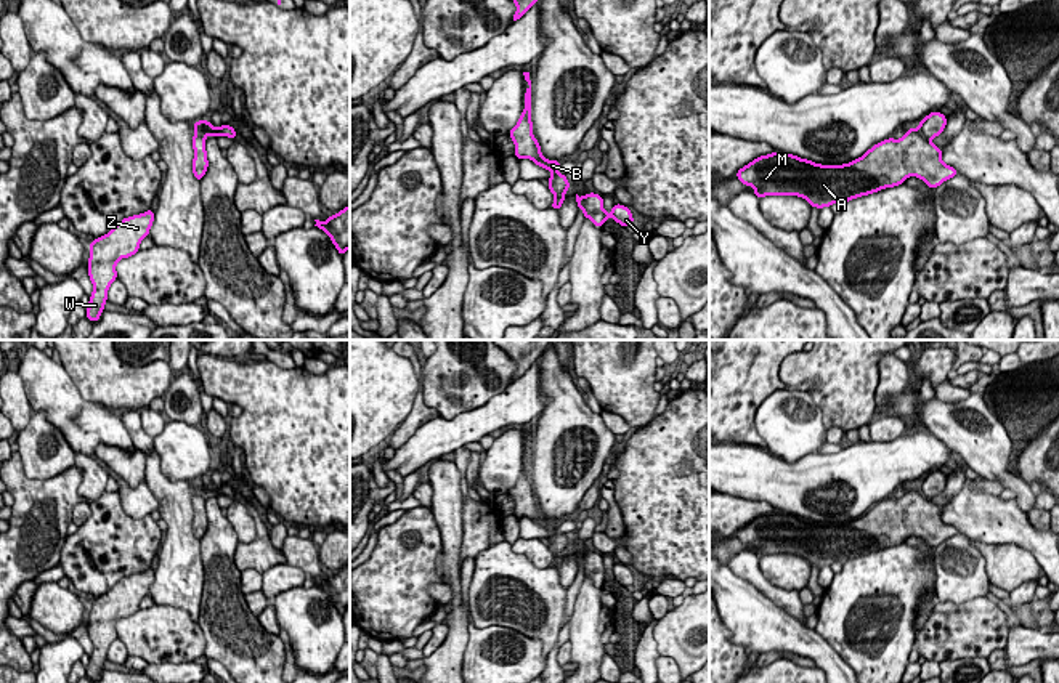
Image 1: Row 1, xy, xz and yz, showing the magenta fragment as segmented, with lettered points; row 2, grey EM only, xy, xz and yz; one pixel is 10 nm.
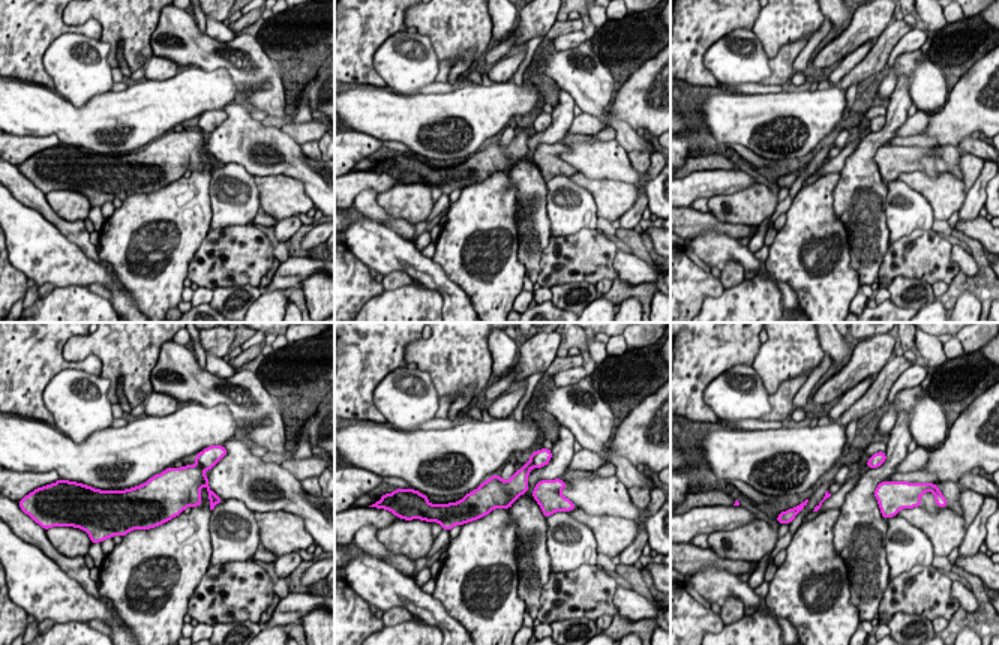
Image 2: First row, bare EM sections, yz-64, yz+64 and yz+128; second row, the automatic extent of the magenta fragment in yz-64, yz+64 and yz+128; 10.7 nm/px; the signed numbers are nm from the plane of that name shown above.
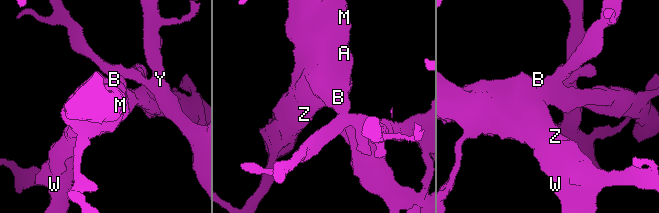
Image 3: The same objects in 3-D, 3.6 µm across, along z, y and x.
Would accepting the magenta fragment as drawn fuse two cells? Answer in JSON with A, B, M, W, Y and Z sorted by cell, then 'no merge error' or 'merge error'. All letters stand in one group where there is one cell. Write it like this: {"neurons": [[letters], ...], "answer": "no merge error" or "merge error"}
{"neurons": [["A", "B", "M", "W", "Z"], ["Y"]], "answer": "merge error"}

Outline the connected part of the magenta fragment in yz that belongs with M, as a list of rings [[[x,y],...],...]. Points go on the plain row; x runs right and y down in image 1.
[[[908,487],[900,499],[884,499],[862,516],[842,524],[822,524],[781,510],[756,516],[736,532],[757,558],[797,555],[822,569],[834,561],[900,545],[908,535],[921,537],[935,548],[960,531],[942,521],[942,508],[918,487]]]

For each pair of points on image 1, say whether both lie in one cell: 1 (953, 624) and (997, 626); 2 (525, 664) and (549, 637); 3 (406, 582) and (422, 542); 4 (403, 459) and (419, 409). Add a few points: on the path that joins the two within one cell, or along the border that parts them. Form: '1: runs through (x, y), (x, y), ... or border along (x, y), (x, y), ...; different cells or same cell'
1: runs through (965, 626), (985, 626); same cell
2: border along (509, 627), (535, 637), (541, 643), (546, 659); different cells
3: runs through (406, 573), (406, 558), (413, 552); same cell
4: border along (422, 425), (395, 451); different cells

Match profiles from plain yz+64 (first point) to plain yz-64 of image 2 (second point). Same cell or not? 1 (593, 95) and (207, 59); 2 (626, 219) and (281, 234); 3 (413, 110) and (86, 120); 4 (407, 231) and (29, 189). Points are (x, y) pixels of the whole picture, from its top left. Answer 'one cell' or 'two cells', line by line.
1: one cell
2: one cell
3: one cell
4: one cell

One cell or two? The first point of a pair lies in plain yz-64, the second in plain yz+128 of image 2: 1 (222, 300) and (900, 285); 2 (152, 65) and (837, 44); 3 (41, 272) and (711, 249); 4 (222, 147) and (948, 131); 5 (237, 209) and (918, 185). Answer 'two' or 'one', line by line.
1: one
2: two
3: one
4: two
5: two

